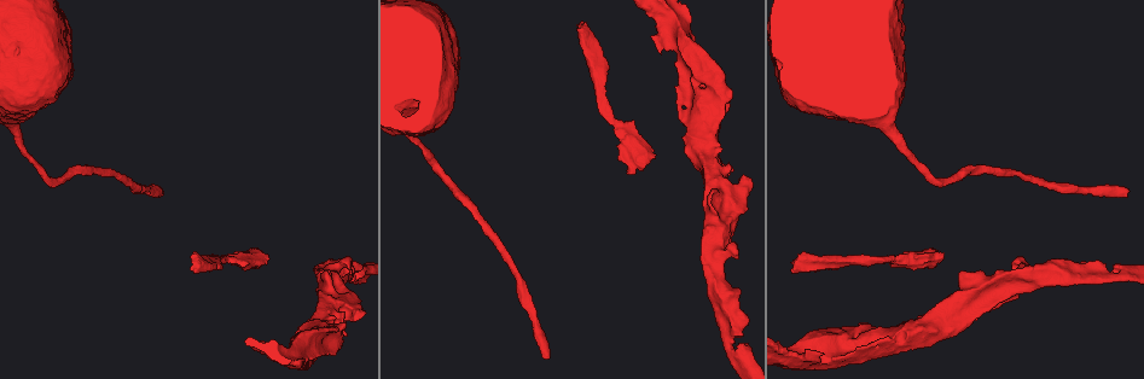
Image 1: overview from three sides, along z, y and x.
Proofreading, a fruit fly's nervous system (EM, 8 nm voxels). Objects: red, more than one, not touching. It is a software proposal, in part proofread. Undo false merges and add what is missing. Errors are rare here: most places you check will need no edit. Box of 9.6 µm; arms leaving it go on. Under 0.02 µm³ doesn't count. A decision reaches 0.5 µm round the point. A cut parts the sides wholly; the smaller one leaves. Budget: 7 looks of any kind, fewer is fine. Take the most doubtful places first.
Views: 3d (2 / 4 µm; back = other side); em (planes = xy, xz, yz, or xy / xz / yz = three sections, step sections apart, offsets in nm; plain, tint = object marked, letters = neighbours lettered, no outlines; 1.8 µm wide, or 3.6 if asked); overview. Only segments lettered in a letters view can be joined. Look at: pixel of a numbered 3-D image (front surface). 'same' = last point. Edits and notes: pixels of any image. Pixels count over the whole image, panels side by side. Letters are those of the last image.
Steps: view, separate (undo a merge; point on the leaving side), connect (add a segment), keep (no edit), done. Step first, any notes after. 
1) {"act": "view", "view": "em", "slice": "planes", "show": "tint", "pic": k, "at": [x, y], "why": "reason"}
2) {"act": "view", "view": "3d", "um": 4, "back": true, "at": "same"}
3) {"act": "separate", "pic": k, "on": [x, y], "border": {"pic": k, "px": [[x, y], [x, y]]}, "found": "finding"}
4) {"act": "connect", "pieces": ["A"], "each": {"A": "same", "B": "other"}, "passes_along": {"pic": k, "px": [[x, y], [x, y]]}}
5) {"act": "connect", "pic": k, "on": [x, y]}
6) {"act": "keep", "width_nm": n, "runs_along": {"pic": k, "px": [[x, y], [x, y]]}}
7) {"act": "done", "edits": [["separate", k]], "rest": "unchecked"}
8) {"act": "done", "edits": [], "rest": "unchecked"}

{"act": "view", "view": "em", "slice": "planes", "show": "plain", "pic": 1, "at": [580, 25]}

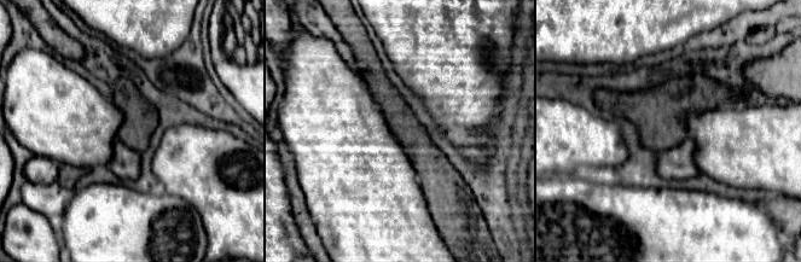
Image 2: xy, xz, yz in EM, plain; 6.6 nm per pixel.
{"act": "view", "view": "em", "slice": "planes", "show": "letters", "at": "same", "why": "what lies round it"}

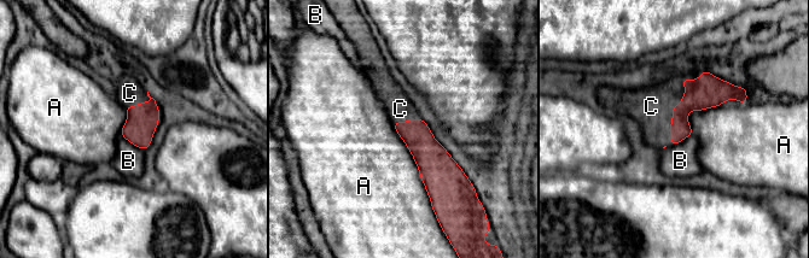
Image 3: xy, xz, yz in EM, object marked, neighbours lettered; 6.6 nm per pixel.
{"act": "connect", "pieces": ["C"], "each": {"A": "other", "B": "other", "C": "same"}, "found": "the neuron continues"}

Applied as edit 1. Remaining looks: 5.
{"act": "view", "view": "em", "slice": "planes", "show": "plain", "pic": 1, "at": [1126, 195], "why": "long arm stops here"}

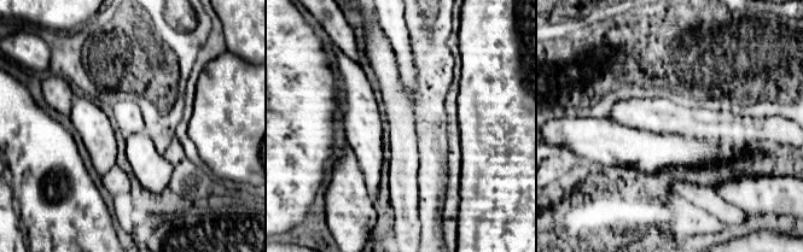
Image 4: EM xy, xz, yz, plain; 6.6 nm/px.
{"act": "view", "view": "em", "slice": "planes", "show": "letters", "at": "same", "why": "see the neighbours"}

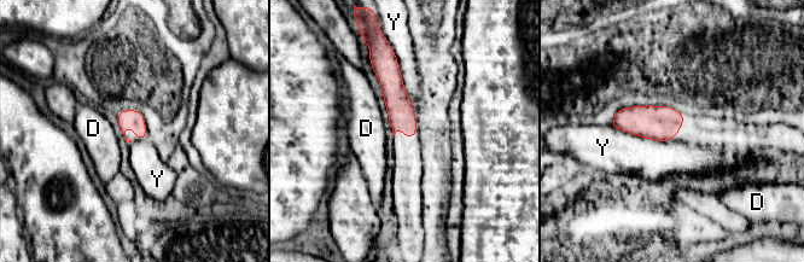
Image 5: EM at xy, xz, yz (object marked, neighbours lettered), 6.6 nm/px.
{"act": "keep", "longest_contact_nm": ["Y", 440], "each": {"D": "other", "Y": "other"}, "runs_along": {"pic": 5, "px": [[391, 62], [394, 94], [412, 133]]}, "found": "no lettered segment goes on from it"}

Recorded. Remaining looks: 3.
{"act": "view", "view": "3d", "um": 4, "back": true, "pic": 1, "at": [744, 357]}

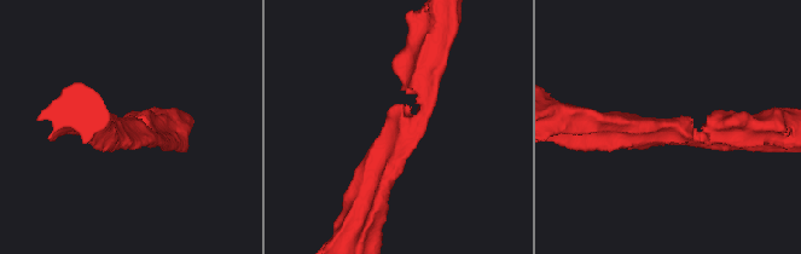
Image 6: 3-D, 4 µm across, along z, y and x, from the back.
{"act": "view", "view": "em", "slice": "yz", "step": 16, "show": "tint", "pic": 6, "at": [131, 129], "why": "need the tissue"}

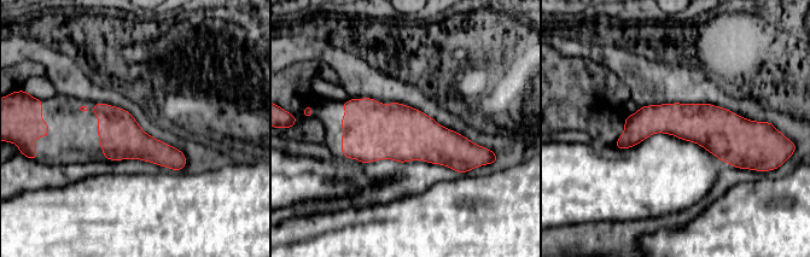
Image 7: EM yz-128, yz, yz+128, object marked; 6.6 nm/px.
{"act": "view", "view": "em", "slice": "planes", "show": "letters", "at": "same"}

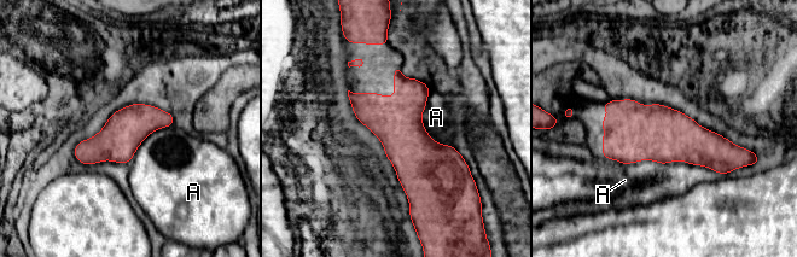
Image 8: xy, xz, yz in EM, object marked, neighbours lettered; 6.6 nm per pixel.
{"act": "keep", "width_nm": 280, "each": {"A": "other"}, "border": {"pic": 8, "px": [[429, 92], [424, 129], [453, 147]]}, "found": "continuous, no second neuron"}

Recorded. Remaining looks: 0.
{"act": "done", "edits": [["connect", 3]], "rest": "unchecked"}

